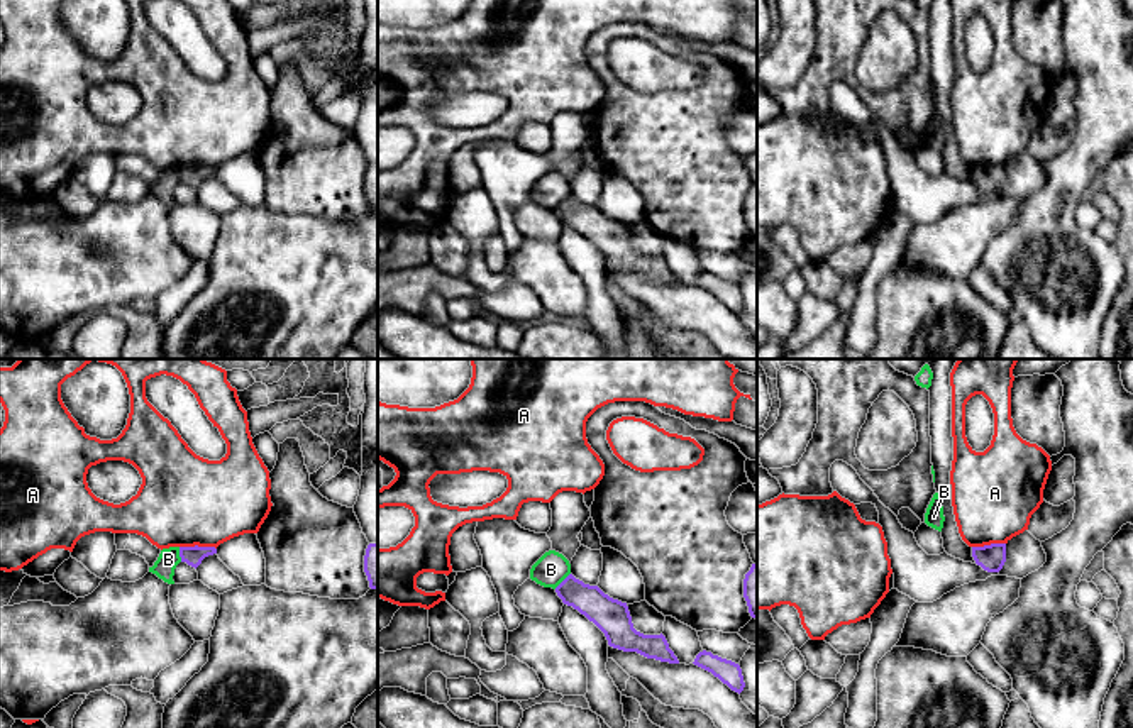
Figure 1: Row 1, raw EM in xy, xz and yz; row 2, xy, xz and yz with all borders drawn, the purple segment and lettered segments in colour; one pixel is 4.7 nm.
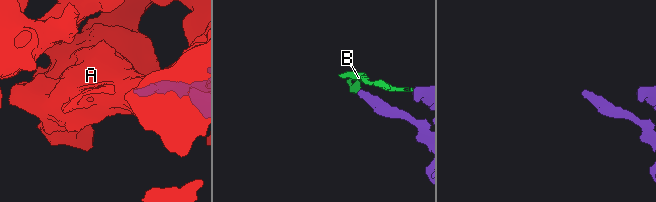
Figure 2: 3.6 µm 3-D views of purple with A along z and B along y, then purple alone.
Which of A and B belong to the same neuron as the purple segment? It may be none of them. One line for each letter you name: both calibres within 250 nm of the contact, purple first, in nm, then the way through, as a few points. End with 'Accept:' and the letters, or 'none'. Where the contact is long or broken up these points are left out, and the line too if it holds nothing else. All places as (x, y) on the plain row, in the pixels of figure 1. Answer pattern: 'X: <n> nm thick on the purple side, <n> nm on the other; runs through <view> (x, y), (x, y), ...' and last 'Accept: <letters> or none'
Accept: none

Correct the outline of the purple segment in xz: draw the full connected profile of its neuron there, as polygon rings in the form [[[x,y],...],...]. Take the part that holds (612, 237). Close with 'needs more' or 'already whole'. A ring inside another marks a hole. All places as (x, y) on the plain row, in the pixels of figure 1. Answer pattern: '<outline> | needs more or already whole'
[[[569,195],[557,208],[564,225],[572,227],[593,242],[606,257],[608,266],[623,273],[637,273],[647,279],[679,284],[666,257],[644,256],[633,249],[627,223],[610,218],[598,207],[584,205]]] | already whole

